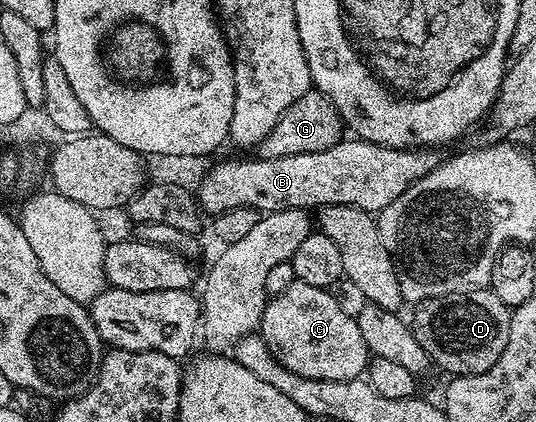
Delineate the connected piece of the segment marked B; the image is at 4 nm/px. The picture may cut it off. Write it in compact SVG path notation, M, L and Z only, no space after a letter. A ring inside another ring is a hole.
M351 136L342 142L333 144L333 148L325 148L325 152L301 152L300 154L281 156L280 158L261 158L258 156L252 156L252 158L233 158L229 162L221 162L217 166L212 165L210 169L208 169L207 175L199 181L197 187L197 205L200 211L207 216L216 216L228 212L230 209L245 208L246 206L258 210L263 214L275 213L283 209L301 209L311 212L316 208L331 205L351 205L353 208L368 212L378 212L385 209L389 204L393 204L393 200L397 200L397 196L401 196L401 192L408 190L417 180L429 176L429 172L433 172L433 168L437 168L440 161L440 151L435 148L412 148L410 150L402 150L401 148L389 148L381 144L373 144L372 142L366 142L363 138Z

